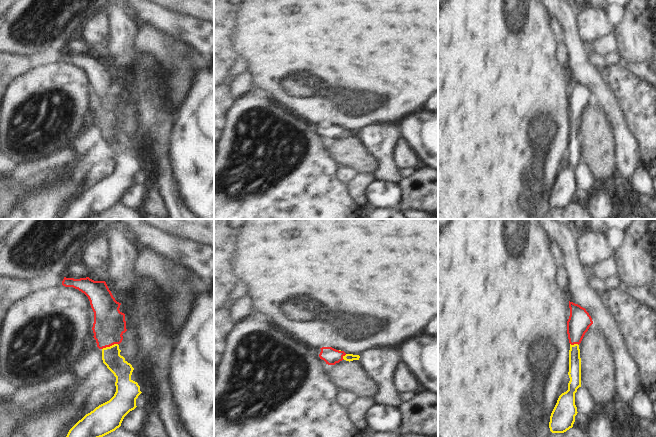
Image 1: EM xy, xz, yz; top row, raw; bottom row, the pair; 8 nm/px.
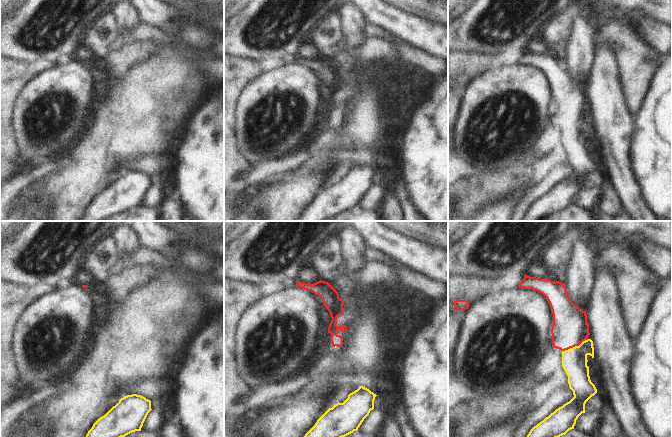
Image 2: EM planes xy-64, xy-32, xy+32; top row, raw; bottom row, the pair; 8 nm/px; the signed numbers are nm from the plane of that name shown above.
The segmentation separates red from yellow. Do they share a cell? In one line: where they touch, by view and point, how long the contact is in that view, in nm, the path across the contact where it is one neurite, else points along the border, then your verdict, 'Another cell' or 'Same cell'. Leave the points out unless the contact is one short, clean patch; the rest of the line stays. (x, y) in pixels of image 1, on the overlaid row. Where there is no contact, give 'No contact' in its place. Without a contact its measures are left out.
Touches red at xy (109, 346). Shared border 140 nm. Path across: xy (109, 324), (109, 346), (111, 358), (122, 370). Same cell

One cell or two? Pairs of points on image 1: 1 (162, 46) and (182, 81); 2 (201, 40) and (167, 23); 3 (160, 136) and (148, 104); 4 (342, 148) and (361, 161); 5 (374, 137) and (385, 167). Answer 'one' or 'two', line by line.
1: one
2: one
3: one
4: one
5: one

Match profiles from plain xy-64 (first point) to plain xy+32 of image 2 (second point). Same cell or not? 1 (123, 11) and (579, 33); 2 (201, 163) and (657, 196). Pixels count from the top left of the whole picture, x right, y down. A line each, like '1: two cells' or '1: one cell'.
1: one cell
2: one cell

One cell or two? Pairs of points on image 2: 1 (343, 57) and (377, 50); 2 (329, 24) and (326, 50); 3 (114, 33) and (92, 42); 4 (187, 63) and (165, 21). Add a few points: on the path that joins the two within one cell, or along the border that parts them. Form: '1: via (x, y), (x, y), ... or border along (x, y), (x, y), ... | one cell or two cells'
1: via (351, 57), (360, 57), (369, 50) | one cell
2: via (329, 30), (326, 36), (326, 44) | one cell
3: via (109, 33), (102, 34), (97, 39) | one cell
4: border along (168, 32), (181, 37), (193, 45) | two cells

